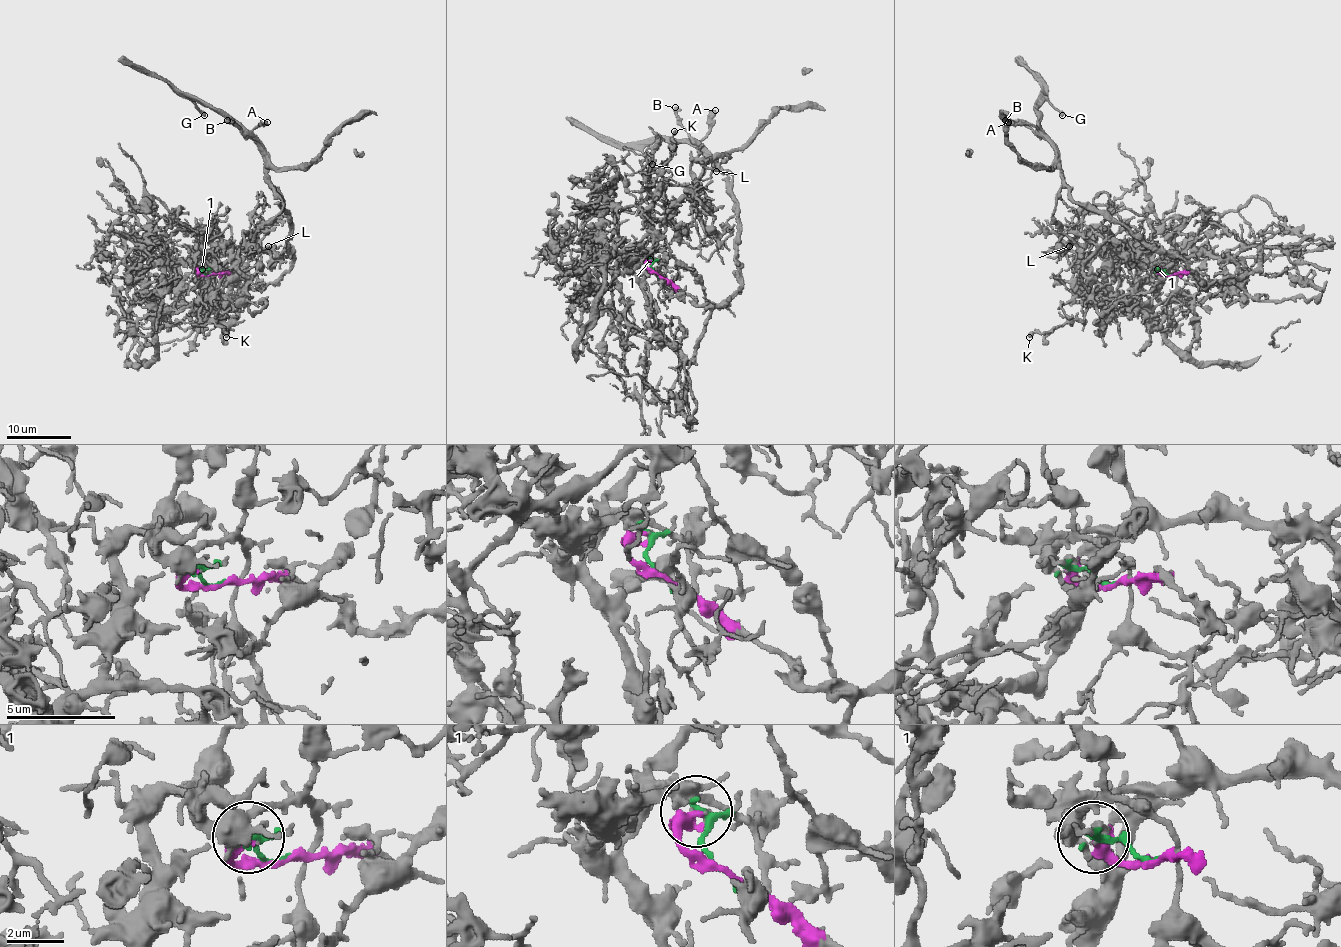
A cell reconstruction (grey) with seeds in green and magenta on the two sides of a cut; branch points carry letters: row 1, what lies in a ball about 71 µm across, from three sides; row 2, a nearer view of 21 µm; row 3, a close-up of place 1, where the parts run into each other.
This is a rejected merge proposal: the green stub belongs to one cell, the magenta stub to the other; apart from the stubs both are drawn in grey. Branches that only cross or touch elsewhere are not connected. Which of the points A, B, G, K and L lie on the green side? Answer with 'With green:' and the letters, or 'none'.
With green: K, L

